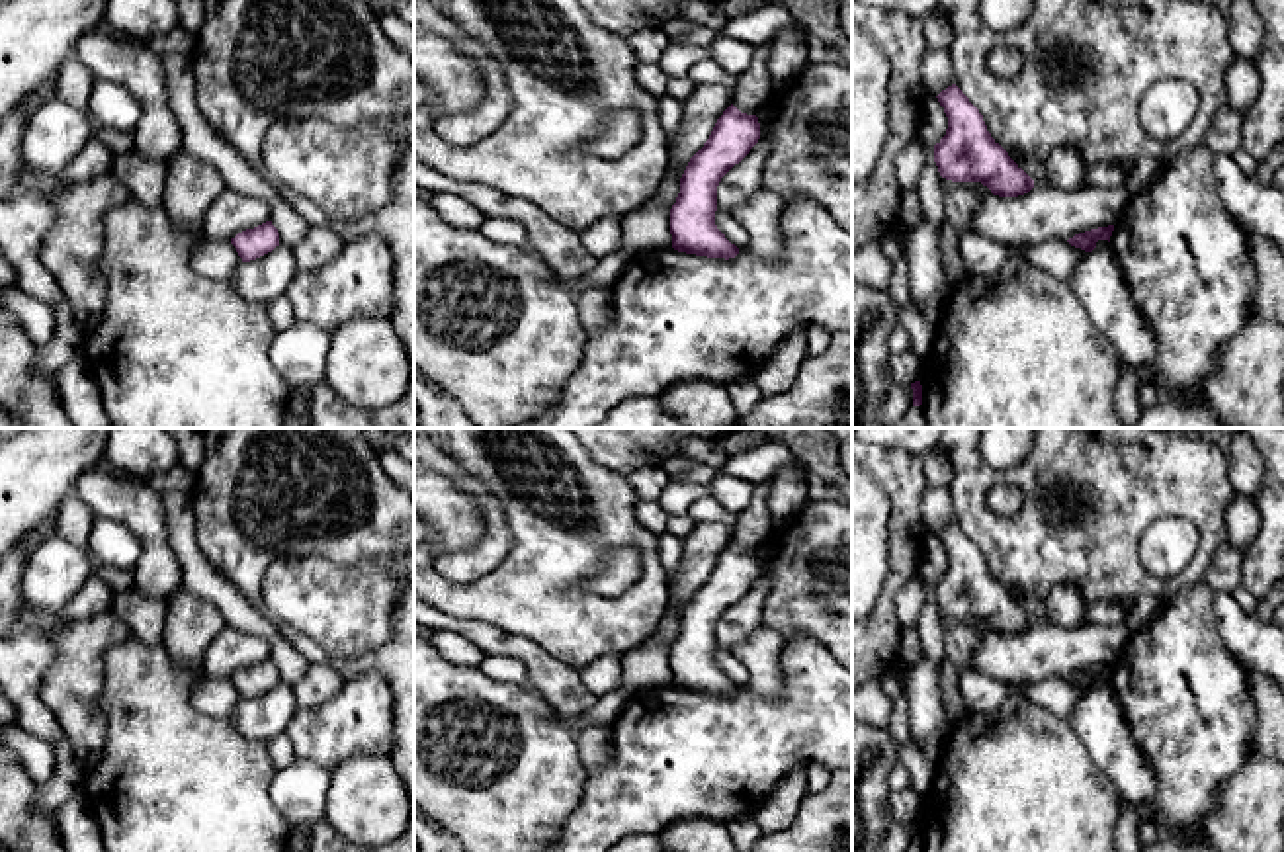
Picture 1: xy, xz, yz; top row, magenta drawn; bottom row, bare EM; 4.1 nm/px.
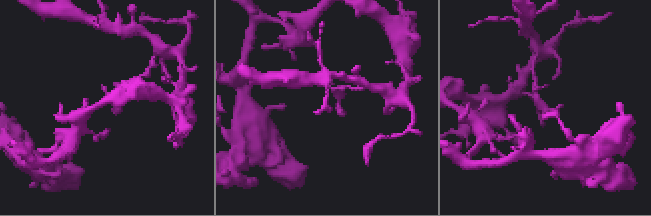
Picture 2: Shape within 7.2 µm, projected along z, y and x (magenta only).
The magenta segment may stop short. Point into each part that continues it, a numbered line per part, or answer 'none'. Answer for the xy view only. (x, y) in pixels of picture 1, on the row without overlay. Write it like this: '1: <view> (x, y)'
none

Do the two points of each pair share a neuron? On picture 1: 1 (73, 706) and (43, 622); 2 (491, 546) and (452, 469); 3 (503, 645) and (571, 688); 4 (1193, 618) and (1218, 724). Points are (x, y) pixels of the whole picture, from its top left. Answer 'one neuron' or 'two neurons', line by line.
1: one neuron
2: one neuron
3: one neuron
4: one neuron

